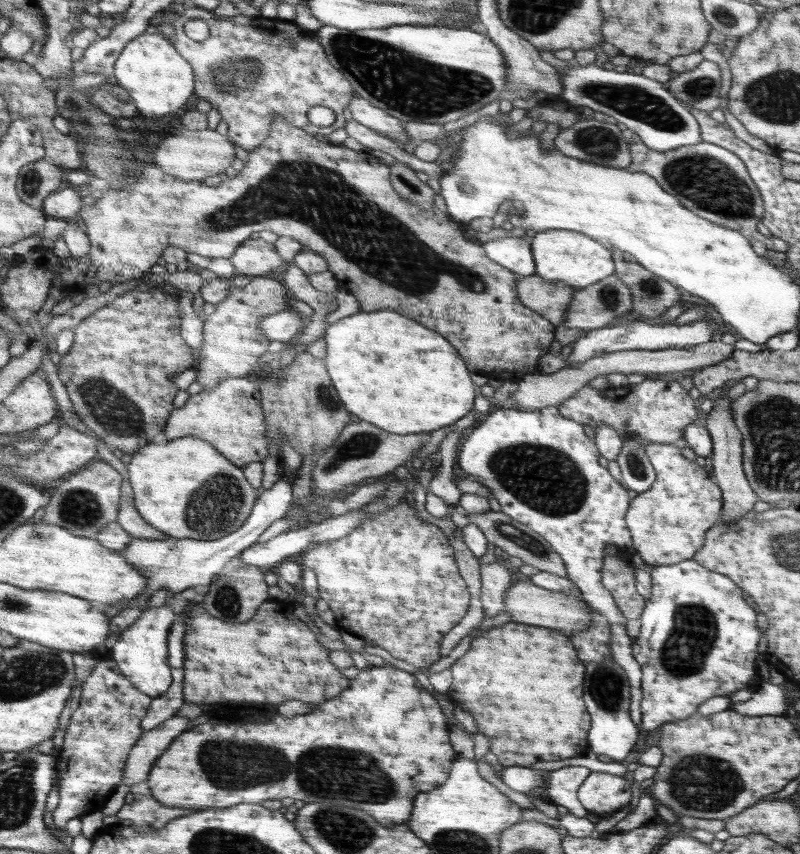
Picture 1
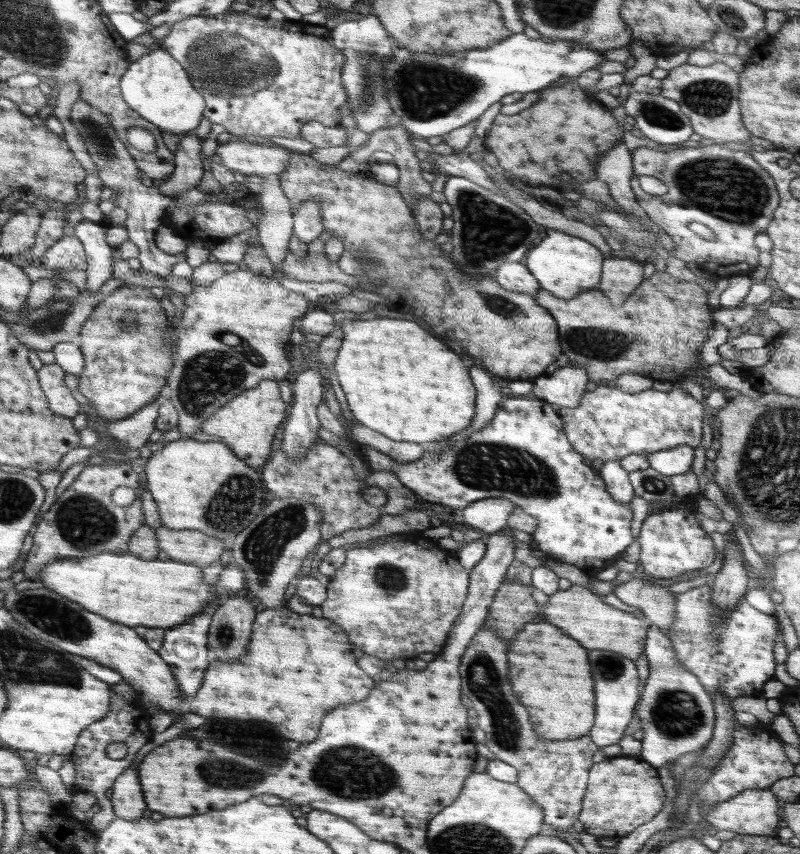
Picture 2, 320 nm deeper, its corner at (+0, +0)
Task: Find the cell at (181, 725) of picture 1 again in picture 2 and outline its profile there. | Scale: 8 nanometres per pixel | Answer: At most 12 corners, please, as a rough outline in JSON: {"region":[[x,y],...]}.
{"region":[[131,766],[117,778],[110,800],[114,814],[143,818],[146,802]]}

